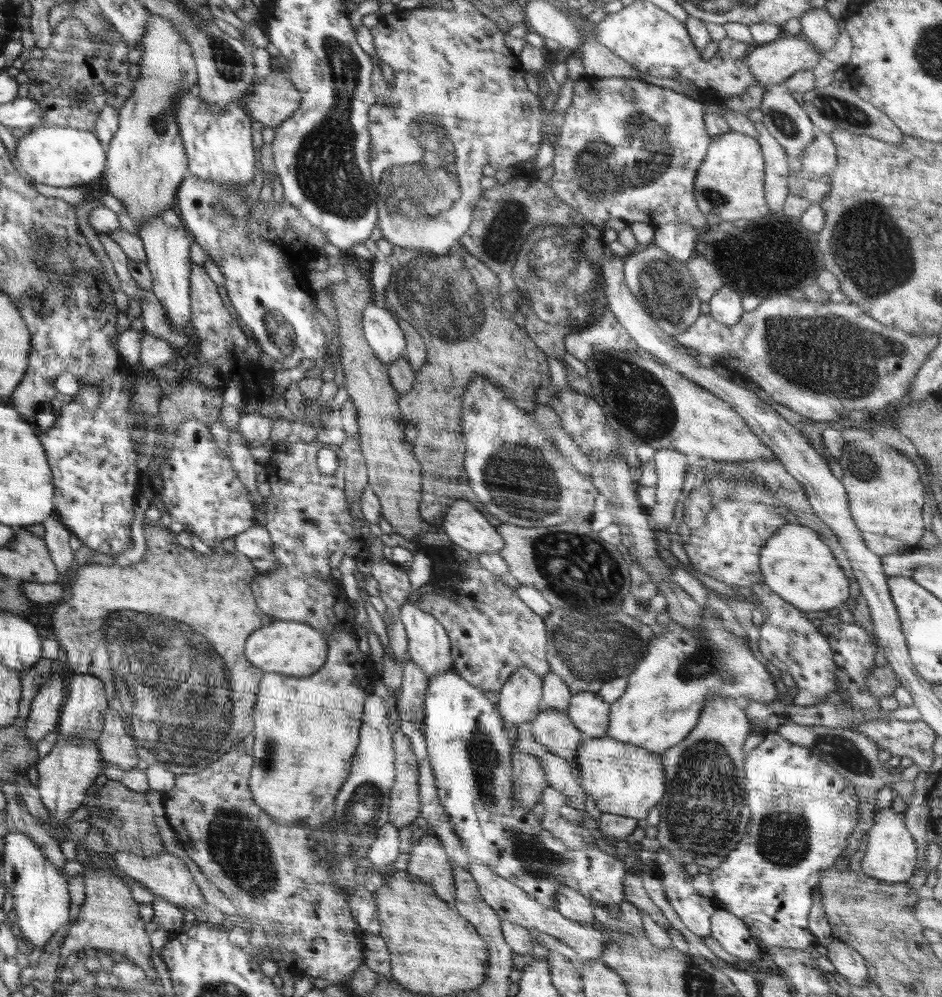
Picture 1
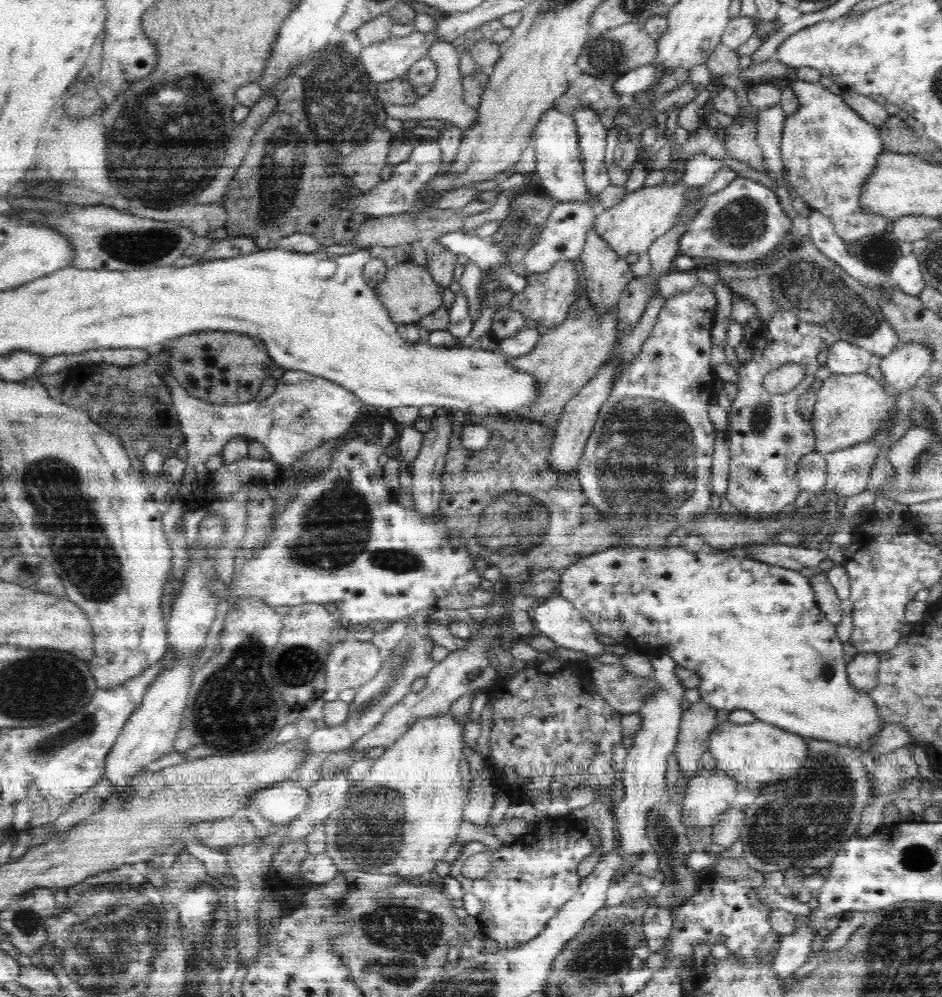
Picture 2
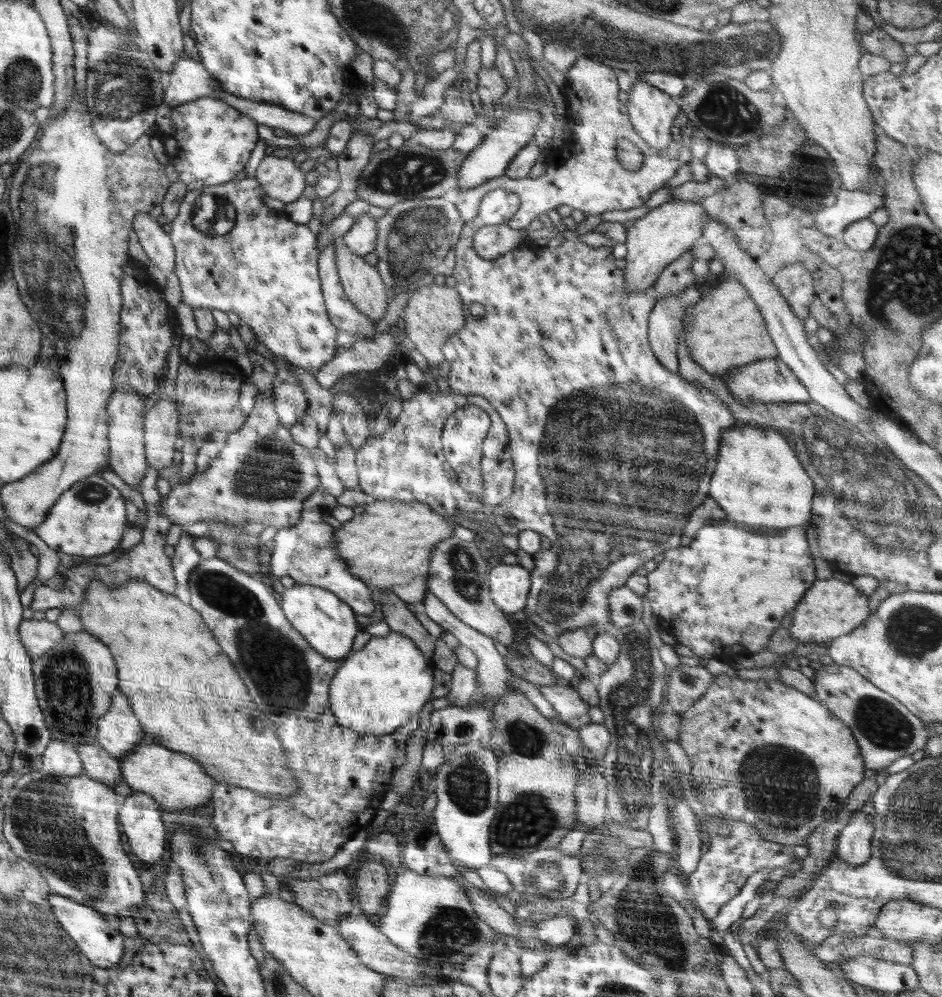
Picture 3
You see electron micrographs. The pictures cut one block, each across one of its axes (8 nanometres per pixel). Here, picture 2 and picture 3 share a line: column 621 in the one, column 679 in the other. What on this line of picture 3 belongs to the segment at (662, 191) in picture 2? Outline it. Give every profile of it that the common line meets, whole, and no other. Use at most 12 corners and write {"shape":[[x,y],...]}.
{"shape":[[666,202],[628,228],[624,292],[646,292],[702,238],[700,202]]}

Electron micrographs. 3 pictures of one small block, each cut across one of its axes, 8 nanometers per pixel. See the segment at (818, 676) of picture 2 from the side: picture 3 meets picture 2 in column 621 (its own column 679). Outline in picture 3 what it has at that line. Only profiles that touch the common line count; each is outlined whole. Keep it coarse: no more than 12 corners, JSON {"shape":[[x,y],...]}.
{"shape":[[702,527],[645,578],[705,662],[764,650],[816,580],[804,528]]}

